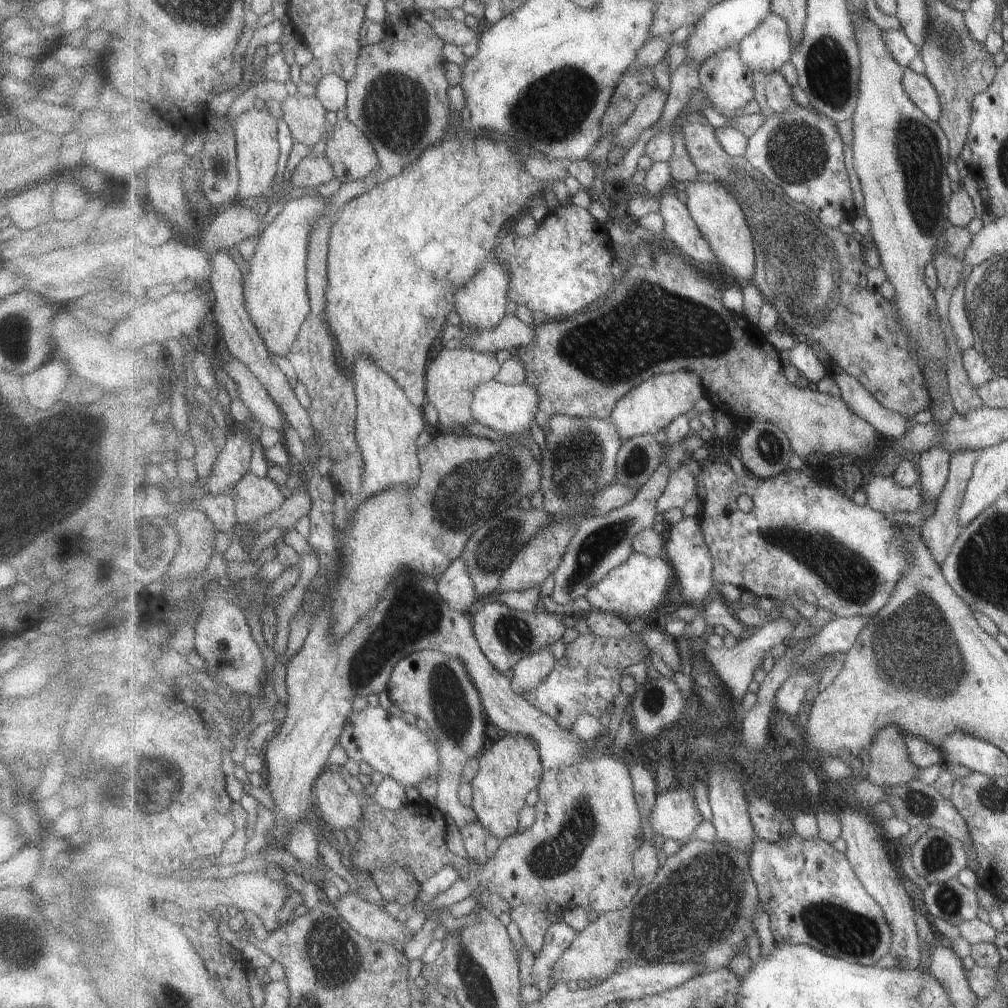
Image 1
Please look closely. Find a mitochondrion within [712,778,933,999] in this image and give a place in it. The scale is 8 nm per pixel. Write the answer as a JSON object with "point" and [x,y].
{"point":[859,936]}

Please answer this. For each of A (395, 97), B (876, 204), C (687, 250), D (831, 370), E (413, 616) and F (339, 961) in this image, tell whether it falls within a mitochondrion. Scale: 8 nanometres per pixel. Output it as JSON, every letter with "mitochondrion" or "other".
{"A":"mitochondrion","B":"other","C":"other","D":"other","E":"mitochondrion","F":"mitochondrion"}

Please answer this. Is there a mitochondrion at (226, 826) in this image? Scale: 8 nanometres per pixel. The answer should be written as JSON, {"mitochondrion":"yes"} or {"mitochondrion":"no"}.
{"mitochondrion":"no"}

